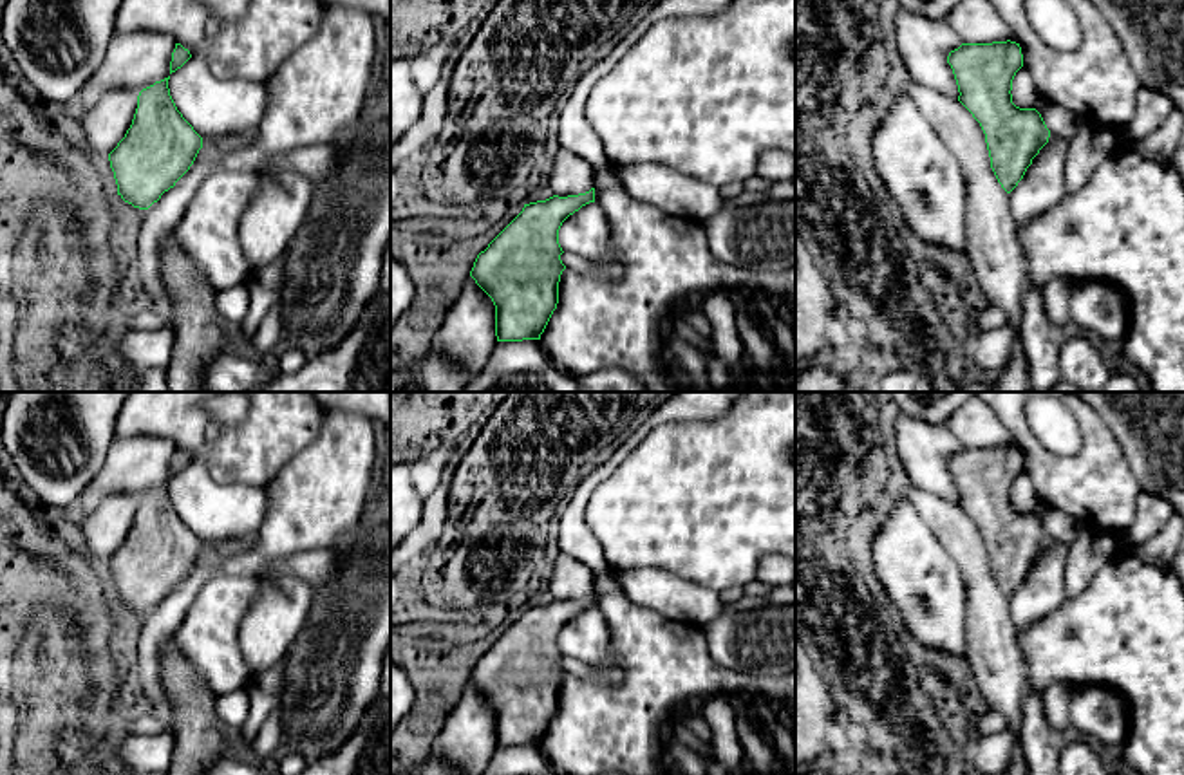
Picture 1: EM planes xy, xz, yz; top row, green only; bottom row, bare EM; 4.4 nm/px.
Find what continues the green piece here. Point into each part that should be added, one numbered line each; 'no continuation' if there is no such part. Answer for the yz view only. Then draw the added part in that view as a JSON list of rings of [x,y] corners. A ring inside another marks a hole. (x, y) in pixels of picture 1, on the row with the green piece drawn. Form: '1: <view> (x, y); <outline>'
1: yz (993, 246); [[[913,81],[907,96],[962,164],[967,182],[965,255],[987,300],[1007,314],[1007,327],[1016,334],[1010,359],[987,392],[1027,392],[1027,358],[1020,329],[1021,293],[1029,282],[1027,260],[1009,210],[1009,193],[991,168],[985,134],[960,101],[935,89]]]

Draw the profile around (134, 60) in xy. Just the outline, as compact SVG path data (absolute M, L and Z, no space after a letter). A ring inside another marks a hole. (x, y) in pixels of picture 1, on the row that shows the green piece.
M116 33L101 65L83 92L83 99L119 89L139 94L143 89L170 76L174 49L175 40L166 33Z

